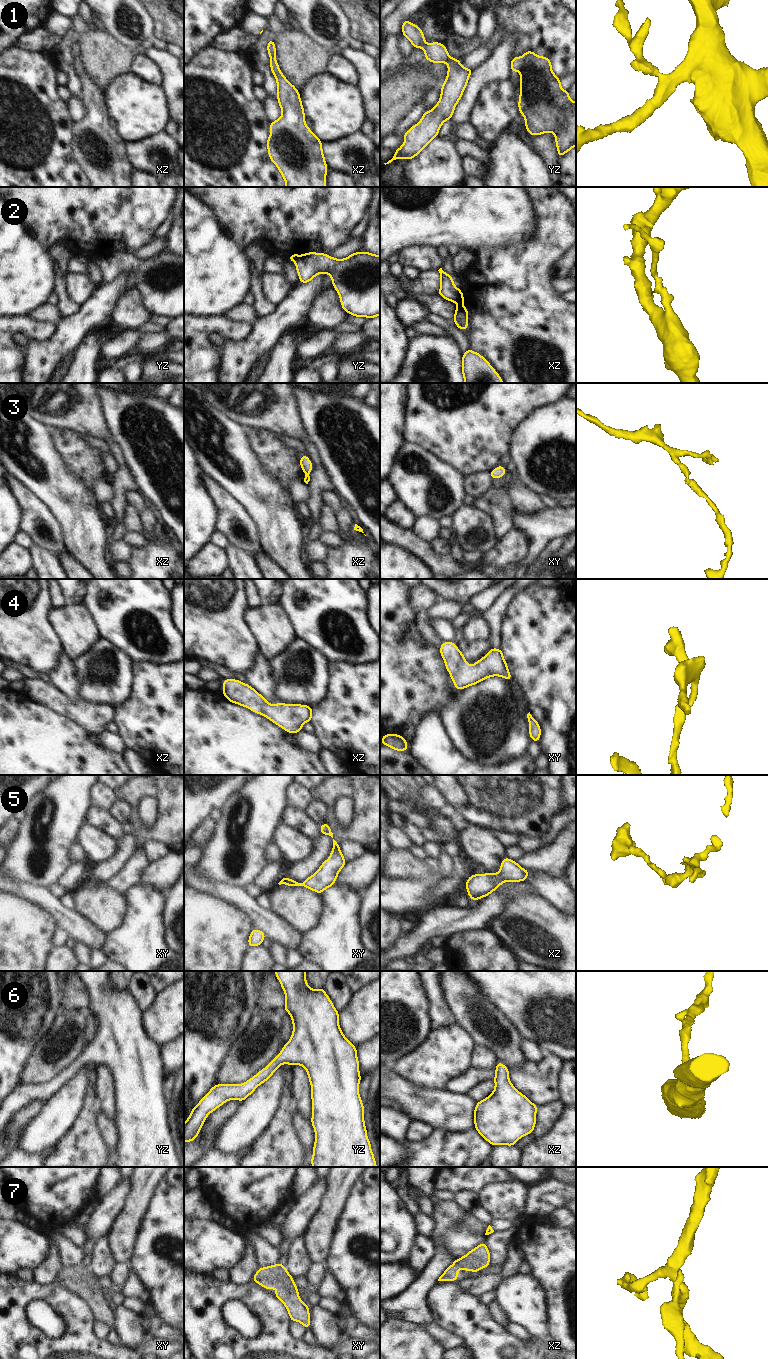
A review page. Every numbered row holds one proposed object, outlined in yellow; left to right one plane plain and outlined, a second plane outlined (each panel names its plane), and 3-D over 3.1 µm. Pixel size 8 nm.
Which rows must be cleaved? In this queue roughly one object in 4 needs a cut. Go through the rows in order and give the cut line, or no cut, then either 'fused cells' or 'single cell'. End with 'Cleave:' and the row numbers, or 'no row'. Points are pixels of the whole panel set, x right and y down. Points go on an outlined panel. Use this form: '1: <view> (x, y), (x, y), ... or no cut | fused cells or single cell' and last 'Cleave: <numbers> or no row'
1: no cut | single cell
2: xz (462, 301), (457, 303) | fused cells
3: no cut | single cell
4: no cut | single cell
5: no cut | single cell
6: no cut | single cell
7: no cut | single cell
Cleave: 2

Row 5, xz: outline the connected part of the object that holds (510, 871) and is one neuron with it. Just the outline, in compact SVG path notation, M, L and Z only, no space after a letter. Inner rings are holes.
M507 857L502 860L498 873L473 874L465 882L468 896L477 901L494 892L505 881L517 883L526 881L529 871Z

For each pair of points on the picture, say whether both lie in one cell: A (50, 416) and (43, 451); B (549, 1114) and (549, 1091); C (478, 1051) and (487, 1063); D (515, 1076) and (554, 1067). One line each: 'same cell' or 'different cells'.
A: different cells
B: different cells
C: same cell
D: same cell

